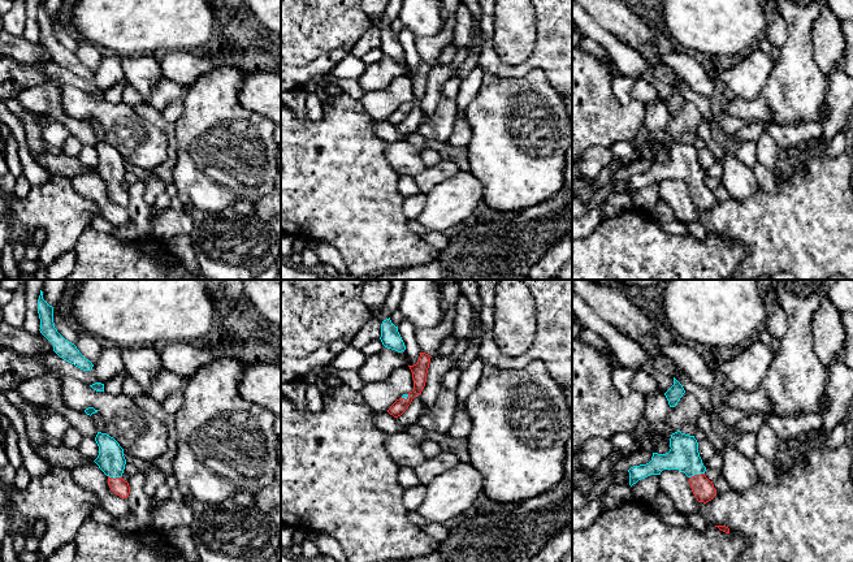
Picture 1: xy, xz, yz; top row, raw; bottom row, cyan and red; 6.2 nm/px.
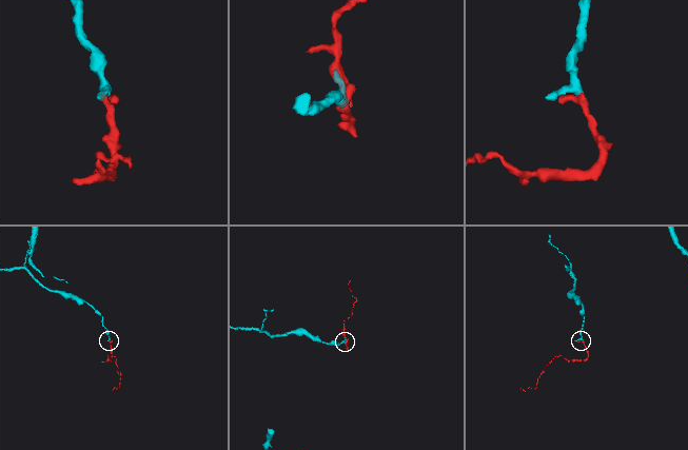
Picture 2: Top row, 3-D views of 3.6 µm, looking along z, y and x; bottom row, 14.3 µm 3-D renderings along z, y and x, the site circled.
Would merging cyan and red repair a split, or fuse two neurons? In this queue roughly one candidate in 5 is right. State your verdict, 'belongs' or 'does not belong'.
belongs

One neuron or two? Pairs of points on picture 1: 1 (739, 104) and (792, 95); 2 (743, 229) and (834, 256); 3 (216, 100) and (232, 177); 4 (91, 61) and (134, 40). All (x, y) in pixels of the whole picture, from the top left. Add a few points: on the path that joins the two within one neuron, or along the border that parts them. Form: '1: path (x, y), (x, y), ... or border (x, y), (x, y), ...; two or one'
1: border (761, 94), (766, 100), (770, 120); two
2: path (765, 229), (808, 230), (812, 234); one
3: path (216, 120), (216, 137), (230, 158); one
4: border (77, 37), (98, 47); two

